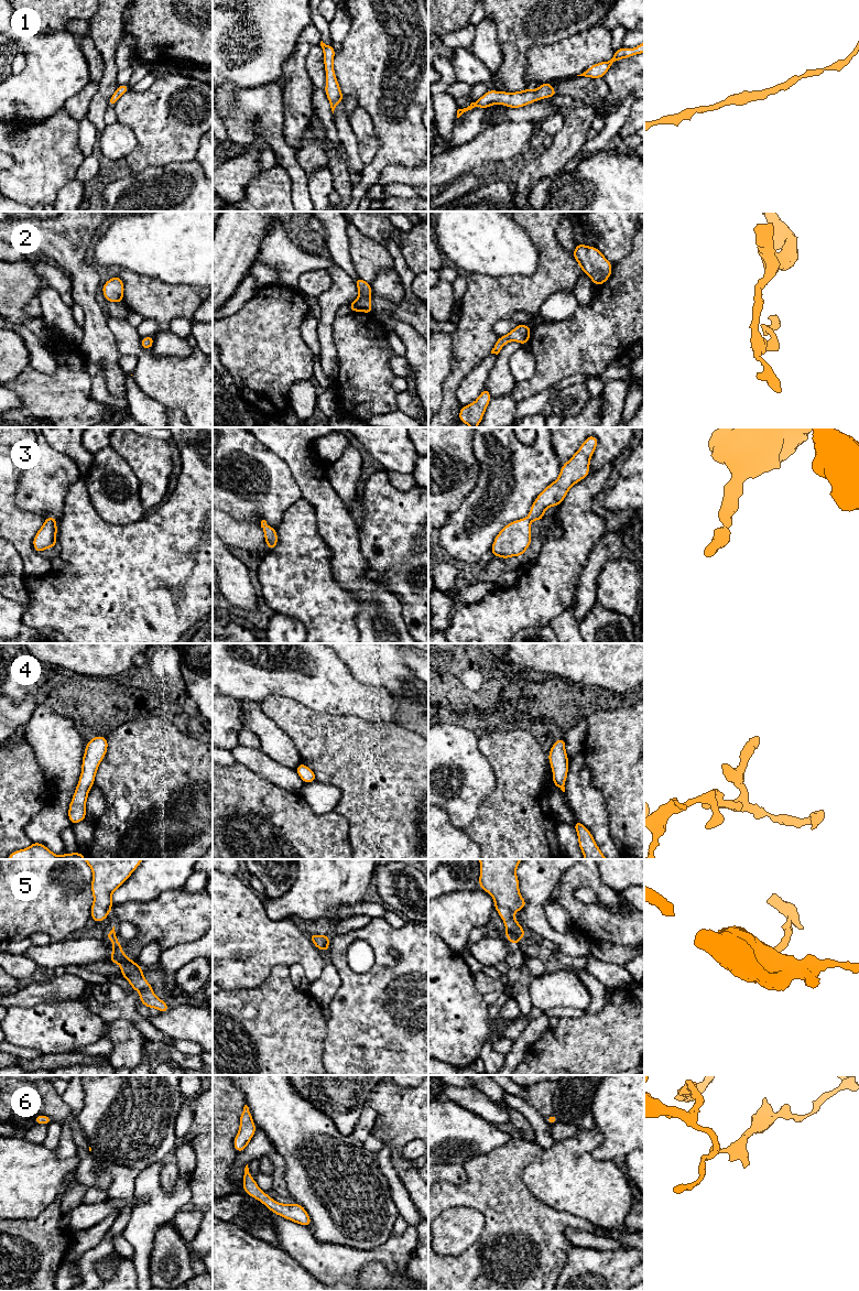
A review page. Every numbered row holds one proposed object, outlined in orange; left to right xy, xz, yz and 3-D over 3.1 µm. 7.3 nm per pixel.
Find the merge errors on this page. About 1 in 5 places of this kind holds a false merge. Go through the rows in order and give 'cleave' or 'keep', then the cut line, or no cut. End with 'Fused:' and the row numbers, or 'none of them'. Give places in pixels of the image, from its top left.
1: keep; cut none
2: keep; cut none
3: keep; cut none
4: keep; cut none
5: keep; cut none
6: keep; cut none
Fused: none of them

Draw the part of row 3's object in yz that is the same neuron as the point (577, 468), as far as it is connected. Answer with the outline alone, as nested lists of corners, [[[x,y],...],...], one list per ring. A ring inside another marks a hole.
[[[588,436],[579,449],[572,456],[572,458],[562,465],[558,478],[548,485],[532,503],[528,518],[522,518],[517,521],[508,523],[496,536],[490,553],[501,558],[509,558],[511,556],[520,557],[530,546],[532,542],[531,522],[534,520],[541,521],[547,508],[559,506],[565,499],[568,490],[578,481],[583,480],[589,475],[590,458],[598,445],[596,436]]]

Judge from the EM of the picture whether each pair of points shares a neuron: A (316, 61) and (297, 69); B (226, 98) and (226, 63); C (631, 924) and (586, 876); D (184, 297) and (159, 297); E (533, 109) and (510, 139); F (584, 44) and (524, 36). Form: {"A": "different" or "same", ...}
{"A": "different", "B": "different", "C": "same", "D": "same", "E": "different", "F": "different"}

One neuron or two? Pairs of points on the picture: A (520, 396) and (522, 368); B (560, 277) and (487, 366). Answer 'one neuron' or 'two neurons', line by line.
A: two neurons
B: two neurons

